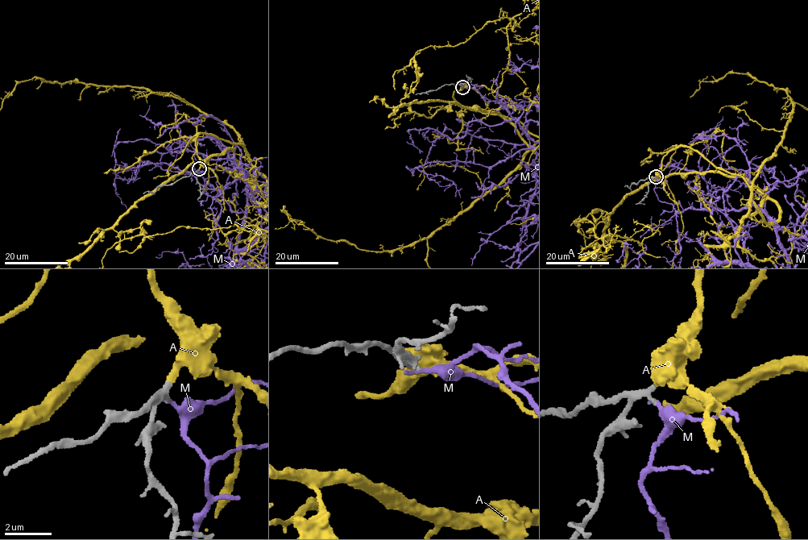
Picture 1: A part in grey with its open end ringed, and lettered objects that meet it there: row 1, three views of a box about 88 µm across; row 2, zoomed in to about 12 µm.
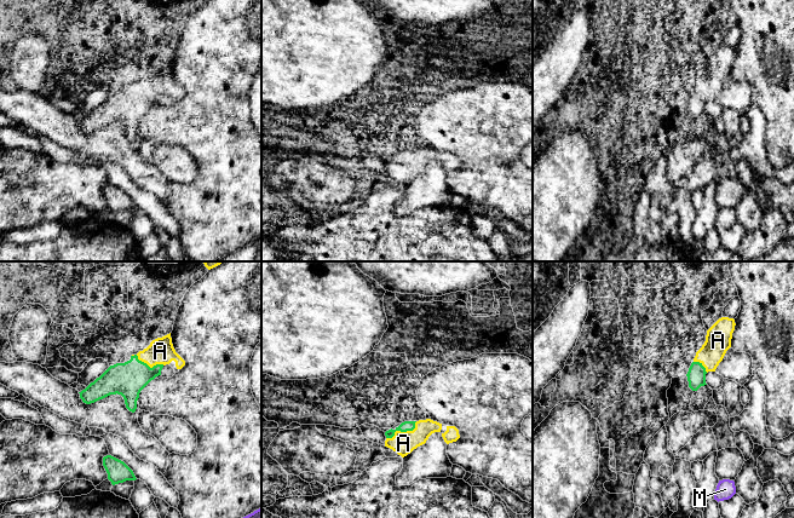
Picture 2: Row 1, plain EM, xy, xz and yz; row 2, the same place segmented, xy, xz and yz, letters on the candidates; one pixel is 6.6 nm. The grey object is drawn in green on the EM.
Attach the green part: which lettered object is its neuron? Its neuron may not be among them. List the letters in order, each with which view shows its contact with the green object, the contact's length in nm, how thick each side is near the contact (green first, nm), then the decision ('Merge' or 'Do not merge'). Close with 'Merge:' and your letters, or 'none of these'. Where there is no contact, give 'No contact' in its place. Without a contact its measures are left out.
A: Touches green in xz. Shared border 240 nm. Thickness 70 nm (green) against 160 nm. Merge
M: No contact. Do not merge
Merge: A

